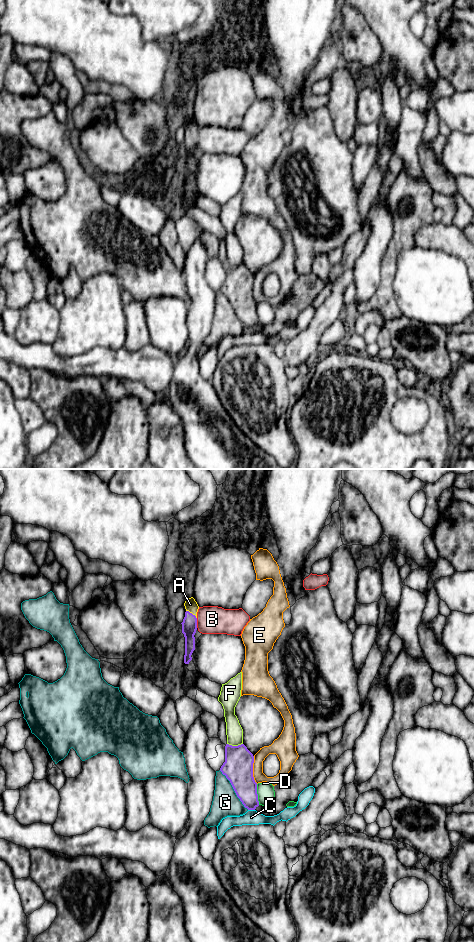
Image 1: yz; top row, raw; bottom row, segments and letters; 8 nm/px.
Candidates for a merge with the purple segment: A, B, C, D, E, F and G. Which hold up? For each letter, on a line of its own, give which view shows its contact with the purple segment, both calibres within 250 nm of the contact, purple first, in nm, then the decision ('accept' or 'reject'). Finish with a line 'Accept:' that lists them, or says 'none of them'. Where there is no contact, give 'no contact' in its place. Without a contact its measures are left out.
A: yz | 130/100 nm | accept
B: yz | 130/220 nm | reject
C: yz | 190/120 nm | reject
D: yz | 220/140 nm | reject
E: yz | 240/90 nm | reject
F: yz | 240/140 nm | reject
G: yz | 240/220 nm | reject
Accept: A

